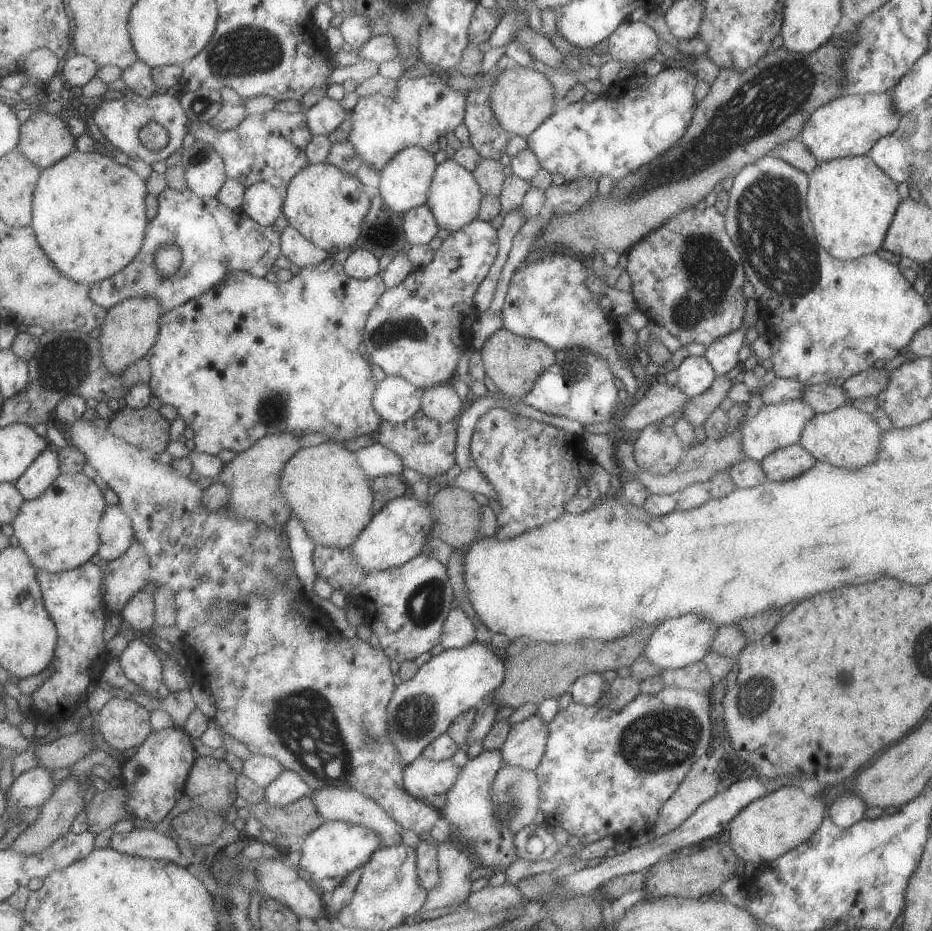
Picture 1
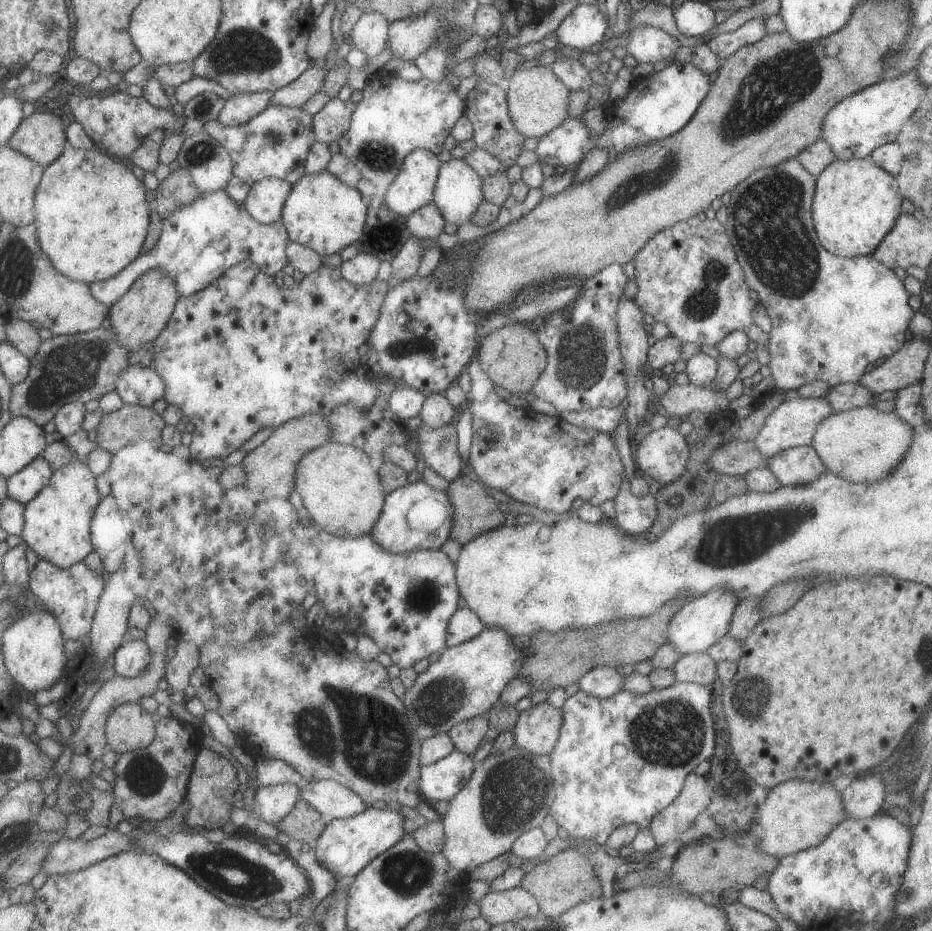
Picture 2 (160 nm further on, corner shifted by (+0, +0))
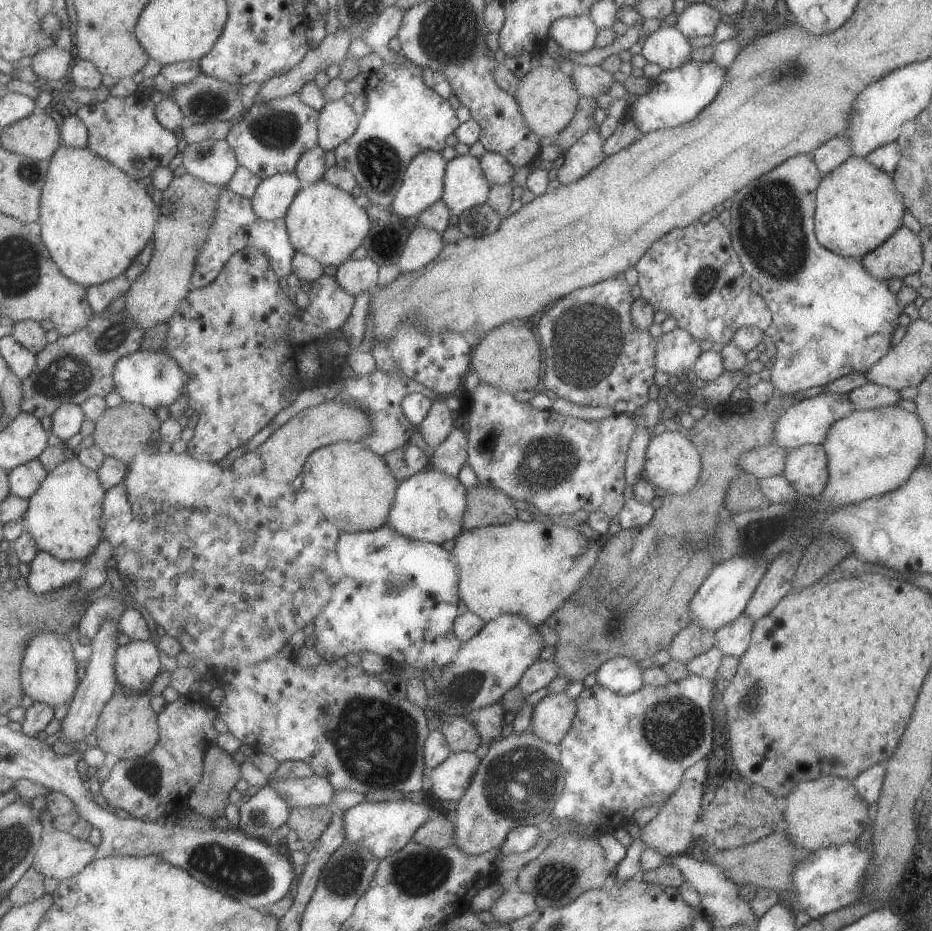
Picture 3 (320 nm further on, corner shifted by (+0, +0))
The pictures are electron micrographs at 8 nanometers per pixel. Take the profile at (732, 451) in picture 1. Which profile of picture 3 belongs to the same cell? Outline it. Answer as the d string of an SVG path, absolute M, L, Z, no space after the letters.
M771 443L744 452L737 462L743 472L764 479L782 474L787 453L782 446Z

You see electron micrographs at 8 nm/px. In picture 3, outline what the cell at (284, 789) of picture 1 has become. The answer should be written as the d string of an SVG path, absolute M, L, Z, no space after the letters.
M271 785L262 787L246 803L239 805L239 824L252 837L267 840L290 819L290 804Z

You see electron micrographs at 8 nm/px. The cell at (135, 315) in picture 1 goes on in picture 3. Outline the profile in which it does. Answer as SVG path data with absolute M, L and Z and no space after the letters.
M185 172L184 175L175 177L169 188L163 192L154 237L156 247L153 260L126 294L125 309L146 332L159 323L170 321L179 305L193 290L195 267L200 251L210 238L210 226L215 220L222 190L219 185Z

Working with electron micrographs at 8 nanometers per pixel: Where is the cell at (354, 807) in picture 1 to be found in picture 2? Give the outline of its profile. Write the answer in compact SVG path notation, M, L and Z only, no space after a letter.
M333 779L304 782L300 798L319 809L329 820L344 819L369 807L357 793Z

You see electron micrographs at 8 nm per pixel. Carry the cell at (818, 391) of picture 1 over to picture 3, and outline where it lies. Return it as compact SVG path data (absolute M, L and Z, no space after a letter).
M867 381L846 395L855 409L863 410L897 405L897 400L899 400L897 391L897 389Z

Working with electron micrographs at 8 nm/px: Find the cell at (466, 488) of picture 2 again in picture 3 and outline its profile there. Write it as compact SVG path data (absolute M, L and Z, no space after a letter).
M479 484L467 488L467 508L463 518L463 530L471 530L494 524L509 524L517 520L515 502L503 491Z

